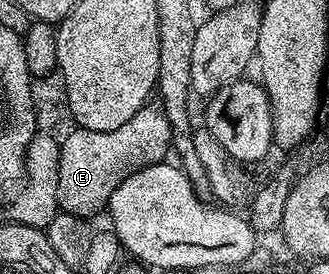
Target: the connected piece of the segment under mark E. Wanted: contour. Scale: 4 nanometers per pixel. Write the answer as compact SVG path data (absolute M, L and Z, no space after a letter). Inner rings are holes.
M159 95L149 98L134 115L134 119L122 123L117 130L93 131L80 126L71 128L64 137L59 138L57 196L61 212L83 221L105 212L110 195L122 179L137 169L161 164L172 151L171 127L166 117L164 101Z

